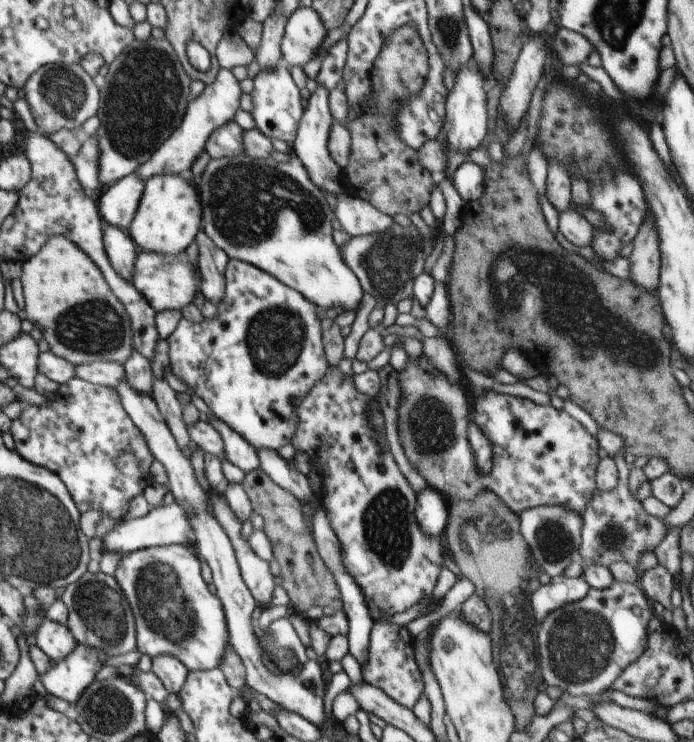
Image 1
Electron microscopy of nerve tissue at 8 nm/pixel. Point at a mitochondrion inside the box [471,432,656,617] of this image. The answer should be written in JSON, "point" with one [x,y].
{"point":[554,542]}

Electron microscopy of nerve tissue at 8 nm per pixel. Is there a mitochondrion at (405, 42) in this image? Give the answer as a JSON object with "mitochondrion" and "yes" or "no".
{"mitochondrion":"no"}

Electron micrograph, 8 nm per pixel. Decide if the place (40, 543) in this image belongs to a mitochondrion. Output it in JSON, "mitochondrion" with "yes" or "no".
{"mitochondrion":"yes"}

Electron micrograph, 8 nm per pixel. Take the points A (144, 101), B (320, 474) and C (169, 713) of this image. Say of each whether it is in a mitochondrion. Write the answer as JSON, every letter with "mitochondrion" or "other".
{"A":"mitochondrion","B":"other","C":"other"}

